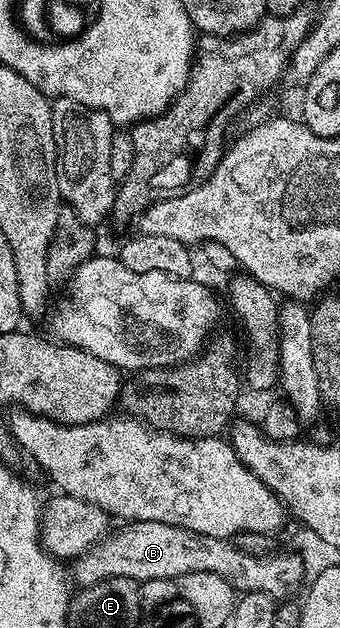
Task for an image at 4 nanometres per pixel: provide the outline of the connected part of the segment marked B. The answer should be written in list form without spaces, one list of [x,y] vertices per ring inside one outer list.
[[[130,521],[120,527],[122,529],[114,528],[99,544],[92,545],[81,557],[72,562],[71,577],[78,586],[94,585],[103,579],[111,579],[112,577],[126,577],[132,581],[144,583],[167,577],[185,579],[190,574],[197,572],[213,572],[219,574],[227,583],[232,585],[238,594],[265,592],[274,599],[289,599],[294,596],[293,592],[300,587],[301,580],[303,580],[303,585],[307,577],[304,563],[293,551],[287,551],[287,553],[276,551],[269,556],[256,557],[241,550],[232,540],[203,535],[178,525],[155,523],[154,521]]]

